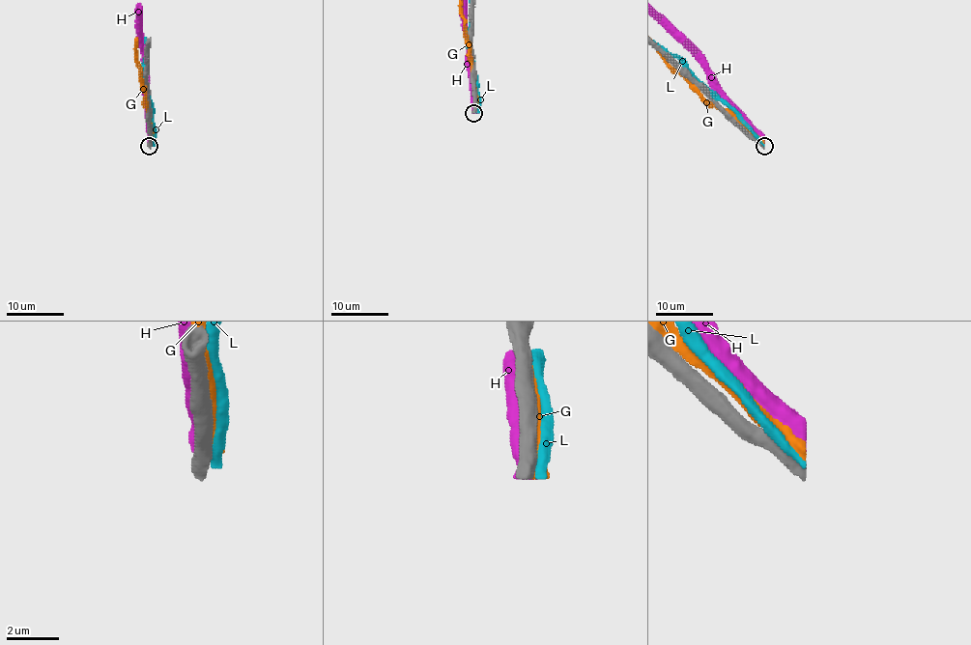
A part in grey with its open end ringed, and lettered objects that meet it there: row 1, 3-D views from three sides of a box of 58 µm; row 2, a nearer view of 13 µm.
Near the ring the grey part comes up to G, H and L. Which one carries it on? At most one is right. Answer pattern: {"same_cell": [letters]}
{"same_cell": []}

